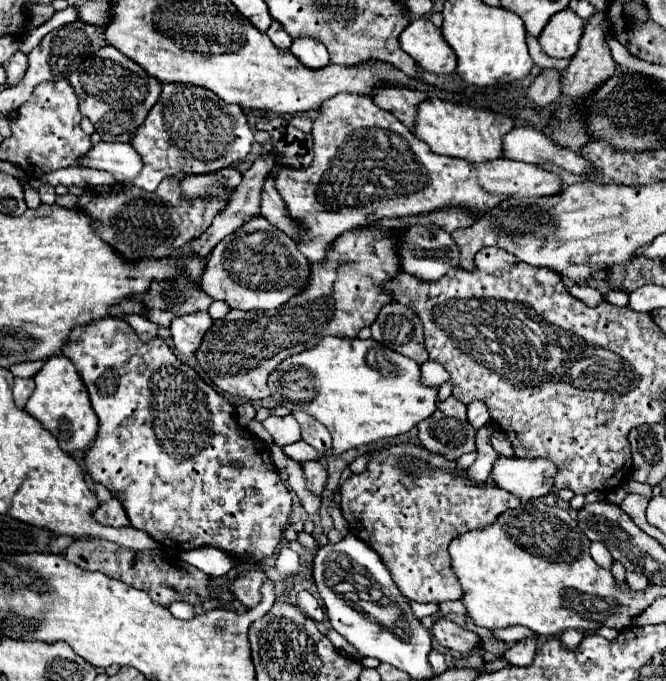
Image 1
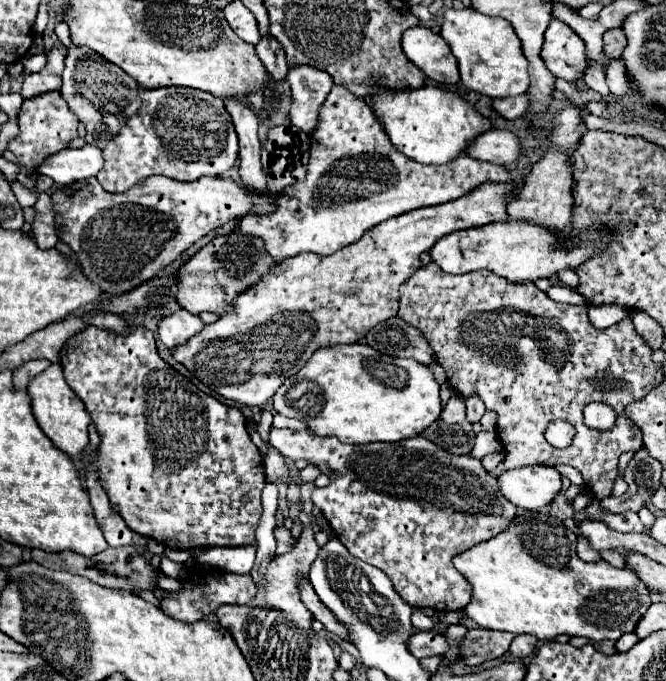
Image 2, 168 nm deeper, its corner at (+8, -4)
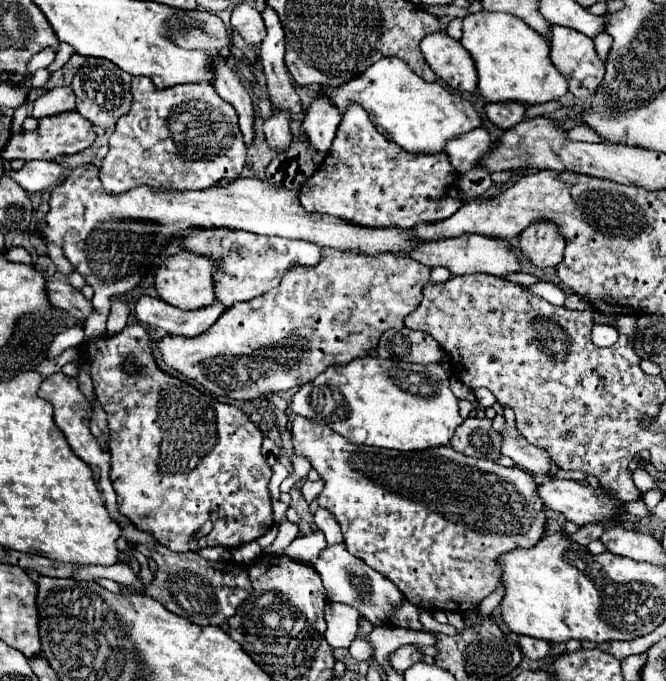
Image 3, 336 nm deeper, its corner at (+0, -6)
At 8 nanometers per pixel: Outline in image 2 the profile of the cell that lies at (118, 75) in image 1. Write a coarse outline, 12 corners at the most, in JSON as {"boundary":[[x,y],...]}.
{"boundary":[[69,49],[61,95],[103,149],[141,107],[139,83]]}

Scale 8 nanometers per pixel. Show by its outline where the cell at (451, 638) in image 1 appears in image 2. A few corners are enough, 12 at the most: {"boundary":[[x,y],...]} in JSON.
{"boundary":[[417,631],[409,651],[417,657],[445,655],[445,633]]}

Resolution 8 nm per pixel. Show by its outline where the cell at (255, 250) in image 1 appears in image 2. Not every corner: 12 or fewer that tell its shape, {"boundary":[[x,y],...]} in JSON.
{"boundary":[[231,231],[181,265],[177,301],[225,315],[277,261]]}

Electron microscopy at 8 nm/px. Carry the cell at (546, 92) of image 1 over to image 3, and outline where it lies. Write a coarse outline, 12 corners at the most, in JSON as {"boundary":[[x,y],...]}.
{"boundary":[[485,103],[489,121],[501,129],[525,117],[523,103]]}

